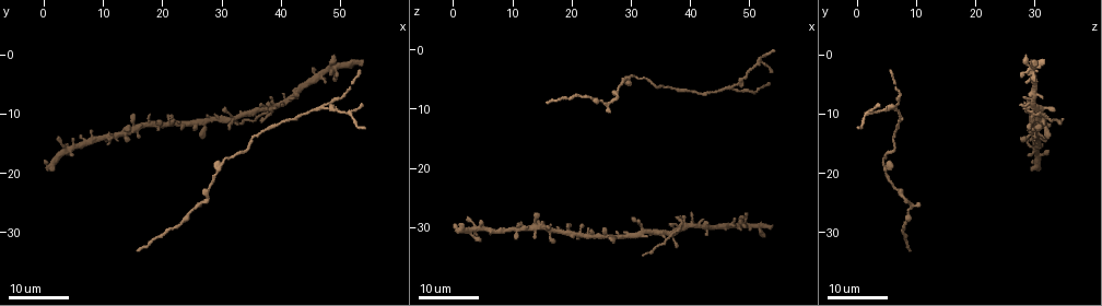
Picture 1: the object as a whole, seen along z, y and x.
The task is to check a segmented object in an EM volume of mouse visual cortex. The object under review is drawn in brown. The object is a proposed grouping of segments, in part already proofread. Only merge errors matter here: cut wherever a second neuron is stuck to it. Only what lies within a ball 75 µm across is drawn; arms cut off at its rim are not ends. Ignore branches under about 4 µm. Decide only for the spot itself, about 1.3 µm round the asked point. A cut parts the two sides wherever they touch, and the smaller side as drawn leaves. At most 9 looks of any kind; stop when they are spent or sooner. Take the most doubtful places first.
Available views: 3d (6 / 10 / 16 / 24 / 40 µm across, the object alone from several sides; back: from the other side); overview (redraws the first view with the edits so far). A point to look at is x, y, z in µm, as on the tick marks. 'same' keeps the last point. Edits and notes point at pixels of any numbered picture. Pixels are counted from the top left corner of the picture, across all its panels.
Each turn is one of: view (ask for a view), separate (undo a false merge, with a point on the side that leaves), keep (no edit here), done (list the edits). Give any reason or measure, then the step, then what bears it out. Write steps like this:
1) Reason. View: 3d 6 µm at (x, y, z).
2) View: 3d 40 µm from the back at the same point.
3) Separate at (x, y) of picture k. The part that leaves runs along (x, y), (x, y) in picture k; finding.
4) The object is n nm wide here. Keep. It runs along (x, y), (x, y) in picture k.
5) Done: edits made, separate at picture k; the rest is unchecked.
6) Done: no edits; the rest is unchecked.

A fork. View: 3d 16 µm at (47.0, 9.0, 6.0).

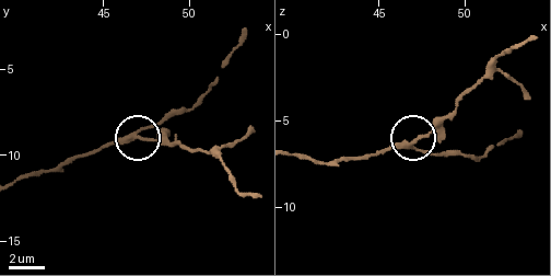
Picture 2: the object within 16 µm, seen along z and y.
View: 3d 10 µm at (47.2, 8.9, 6.2).

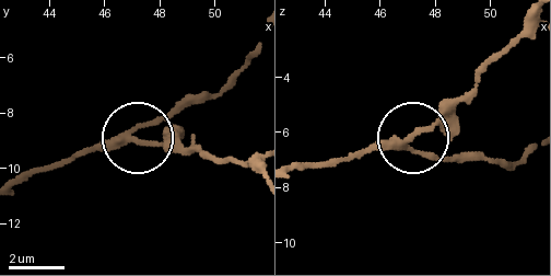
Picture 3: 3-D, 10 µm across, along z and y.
The object is 230 nm wide here. Keep. Continuous, no second neuron.

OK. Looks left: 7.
View: 3d 24 µm at (41.5, 11.0, 7.0).

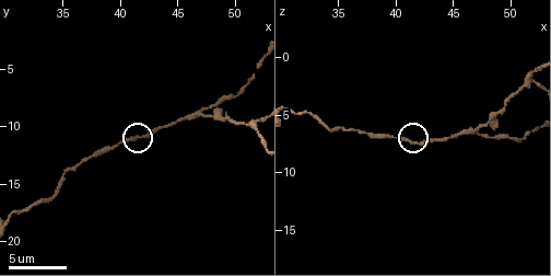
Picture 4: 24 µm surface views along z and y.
View: 3d 10 µm at (41.2, 11.0, 7.4).

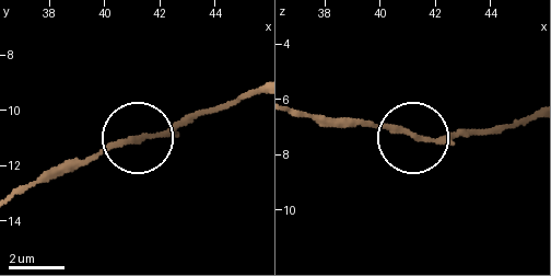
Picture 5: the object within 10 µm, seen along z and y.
Keep. One neuron here.

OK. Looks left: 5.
Three-way junction. View: 3d 16 µm at (26.0, 25.5, 9.0).

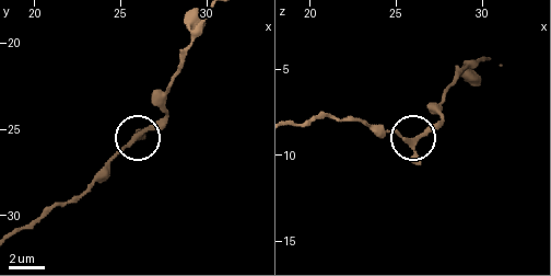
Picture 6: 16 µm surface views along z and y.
View: 3d 10 µm at (26.3, 25.2, 9.1).

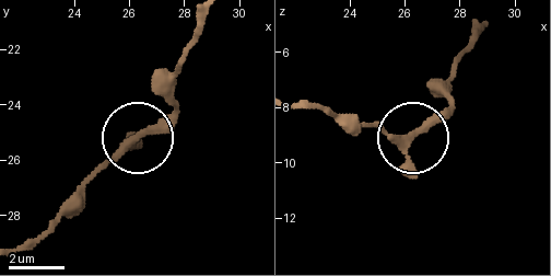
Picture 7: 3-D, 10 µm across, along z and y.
Keep. All the same neuron.

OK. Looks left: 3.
Thick turns thin. View: 3d 16 µm at (30.0, 18.5, 4.5).

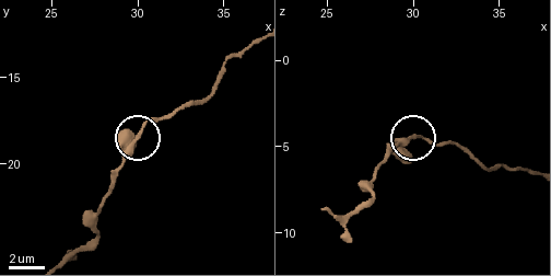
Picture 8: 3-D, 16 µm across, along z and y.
View: 3d 10 µm at (30.0, 18.5, 4.6).

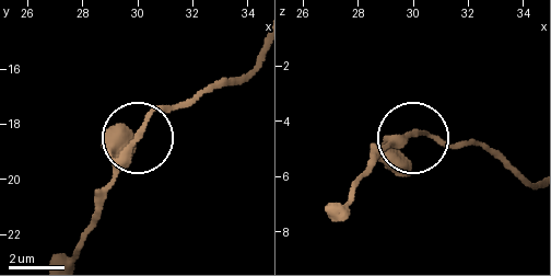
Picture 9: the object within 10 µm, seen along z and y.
The object is 200 nm wide here. Keep. All the same neuron.

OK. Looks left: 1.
Done: no edits; the rest is unchecked.

